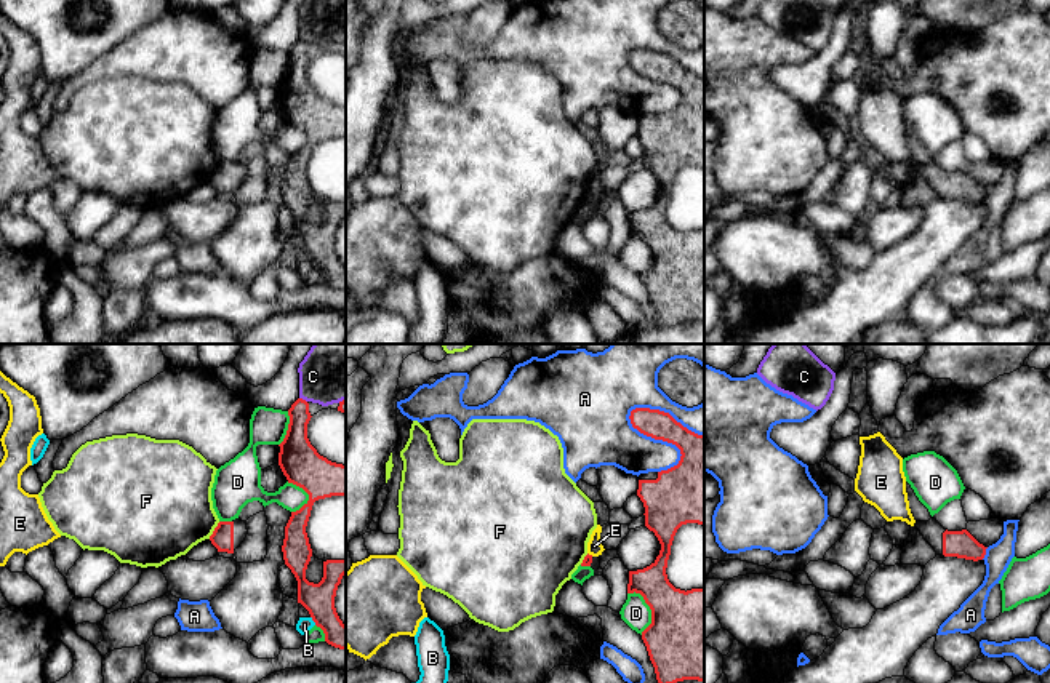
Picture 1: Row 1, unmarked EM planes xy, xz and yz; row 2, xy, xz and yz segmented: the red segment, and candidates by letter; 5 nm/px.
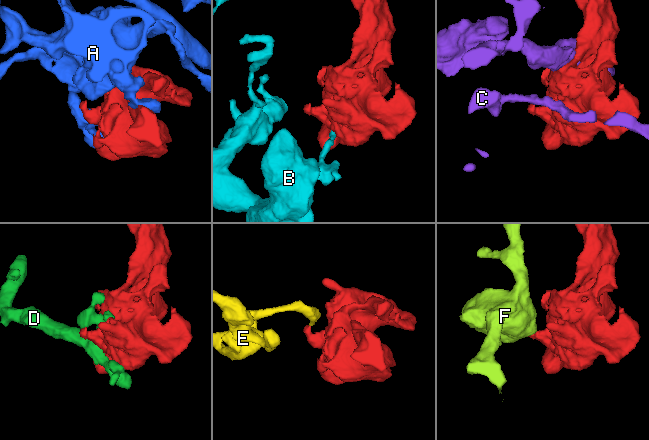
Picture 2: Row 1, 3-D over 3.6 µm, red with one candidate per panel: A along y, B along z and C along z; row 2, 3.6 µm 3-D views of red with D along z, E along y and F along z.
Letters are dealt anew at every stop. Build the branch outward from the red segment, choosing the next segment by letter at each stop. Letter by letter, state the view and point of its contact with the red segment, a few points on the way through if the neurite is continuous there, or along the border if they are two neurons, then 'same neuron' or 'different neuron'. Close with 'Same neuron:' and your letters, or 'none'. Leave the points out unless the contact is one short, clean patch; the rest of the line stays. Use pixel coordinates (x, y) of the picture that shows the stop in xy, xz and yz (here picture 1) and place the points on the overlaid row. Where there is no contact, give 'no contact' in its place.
A: xz (663, 411) | different neuron
B: xy (312, 619) | along xy (311, 616), (316, 624) | different neuron
C: xy (301, 399) | different neuron
D: xz (652, 611) | different neuron
E: xz (591, 555) | along xz (588, 552), (593, 555) | different neuron
F: xy (215, 530) | along xy (220, 522), (208, 538) | different neuron
Same neuron: none

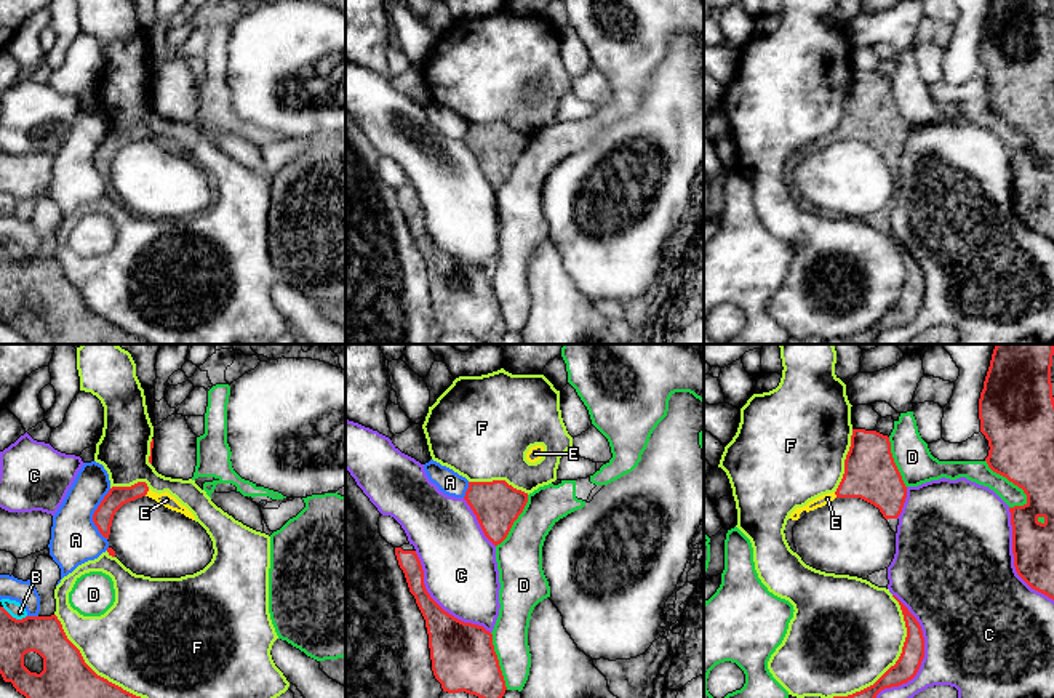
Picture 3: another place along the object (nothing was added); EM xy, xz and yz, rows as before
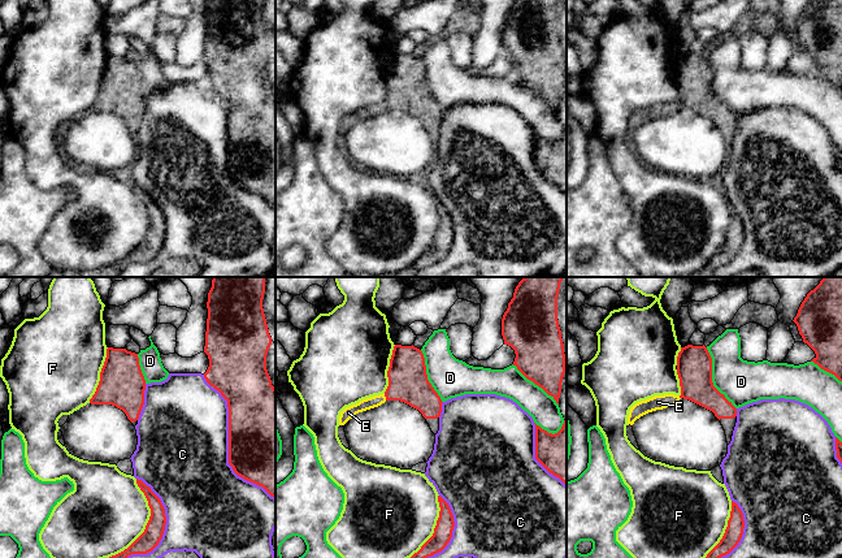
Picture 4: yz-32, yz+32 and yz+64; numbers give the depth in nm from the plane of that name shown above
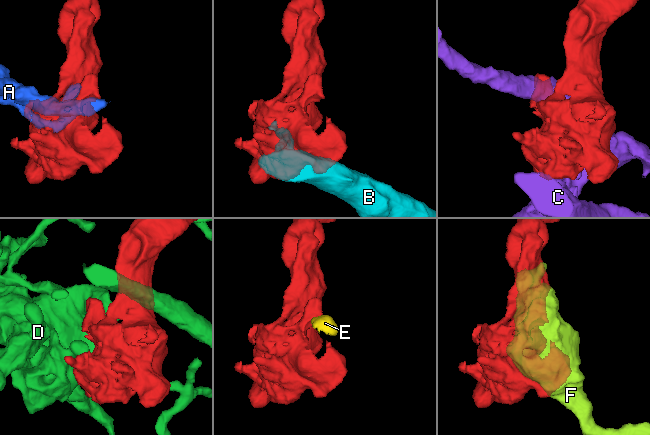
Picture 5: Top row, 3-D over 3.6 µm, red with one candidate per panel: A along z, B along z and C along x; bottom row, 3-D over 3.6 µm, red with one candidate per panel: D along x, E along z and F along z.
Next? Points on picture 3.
A: xy (93, 514) | different neuron
B: xy (15, 618) | different neuron
C: yz (923, 655) | different neuron
D: yz (1010, 481) | different neuron
E: xy (146, 493) | across xy (117, 497), (146, 493), (167, 500) | same neuron
F: yz (896, 661) | different neuron
Same neuron: E

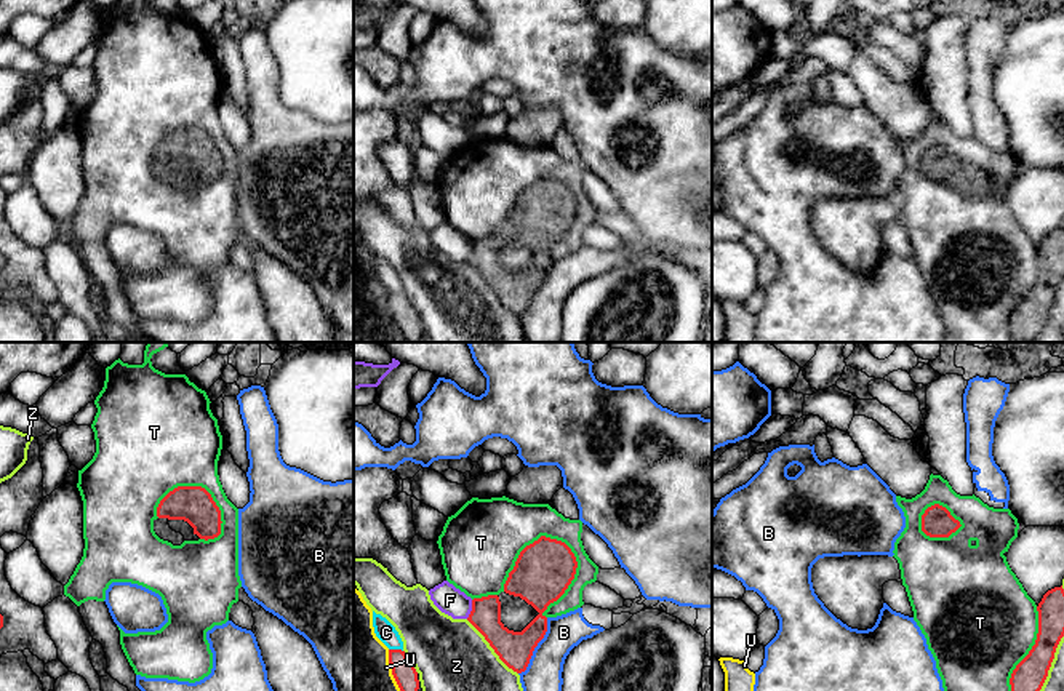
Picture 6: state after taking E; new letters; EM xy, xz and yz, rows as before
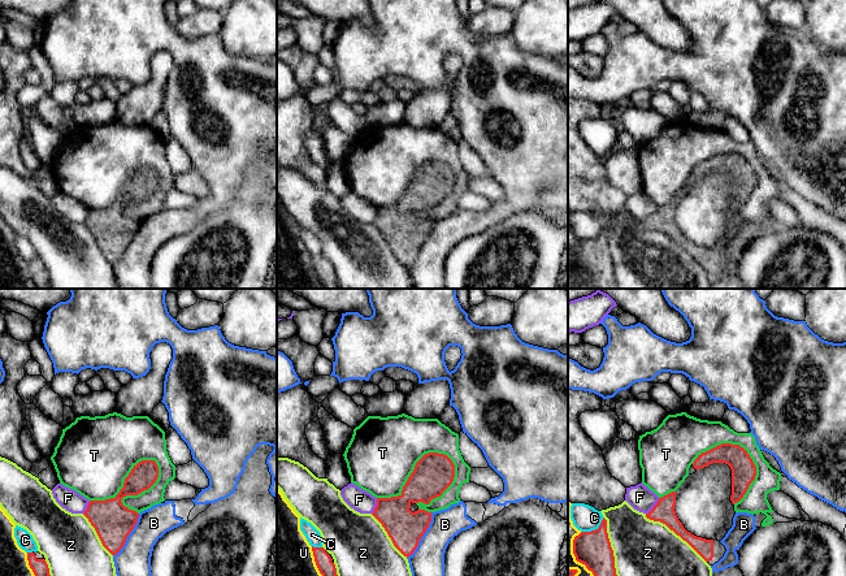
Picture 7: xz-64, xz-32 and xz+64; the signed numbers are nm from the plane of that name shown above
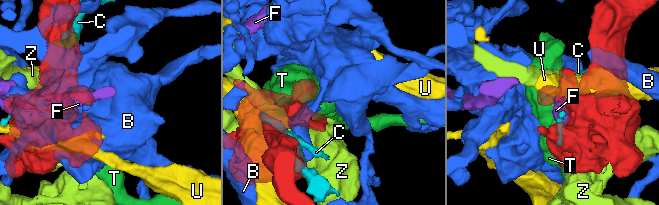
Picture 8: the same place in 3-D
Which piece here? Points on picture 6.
B: xz (536, 645) | different neuron
C: xz (396, 650) | different neuron
F: xz (472, 610) | different neuron
T: xz (575, 570) | different neuron
U: xz (392, 671) | different neuron
Z: xz (492, 647) | different neuron
Same neuron: none

